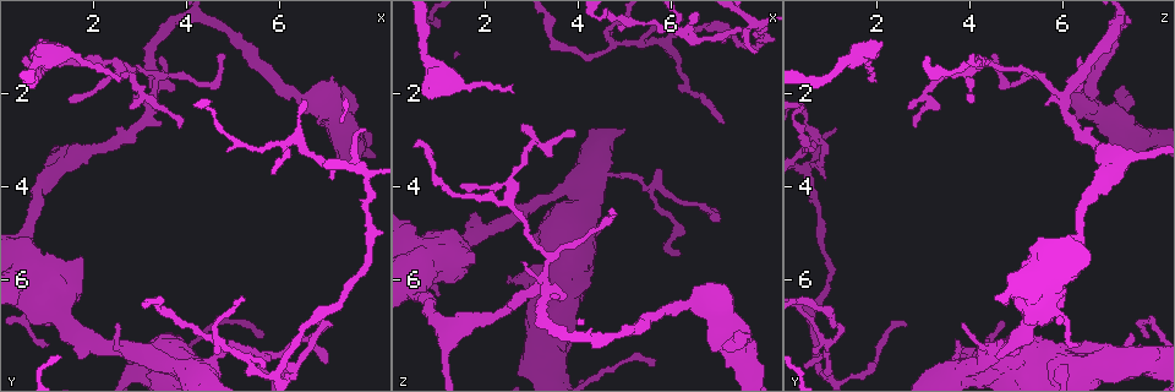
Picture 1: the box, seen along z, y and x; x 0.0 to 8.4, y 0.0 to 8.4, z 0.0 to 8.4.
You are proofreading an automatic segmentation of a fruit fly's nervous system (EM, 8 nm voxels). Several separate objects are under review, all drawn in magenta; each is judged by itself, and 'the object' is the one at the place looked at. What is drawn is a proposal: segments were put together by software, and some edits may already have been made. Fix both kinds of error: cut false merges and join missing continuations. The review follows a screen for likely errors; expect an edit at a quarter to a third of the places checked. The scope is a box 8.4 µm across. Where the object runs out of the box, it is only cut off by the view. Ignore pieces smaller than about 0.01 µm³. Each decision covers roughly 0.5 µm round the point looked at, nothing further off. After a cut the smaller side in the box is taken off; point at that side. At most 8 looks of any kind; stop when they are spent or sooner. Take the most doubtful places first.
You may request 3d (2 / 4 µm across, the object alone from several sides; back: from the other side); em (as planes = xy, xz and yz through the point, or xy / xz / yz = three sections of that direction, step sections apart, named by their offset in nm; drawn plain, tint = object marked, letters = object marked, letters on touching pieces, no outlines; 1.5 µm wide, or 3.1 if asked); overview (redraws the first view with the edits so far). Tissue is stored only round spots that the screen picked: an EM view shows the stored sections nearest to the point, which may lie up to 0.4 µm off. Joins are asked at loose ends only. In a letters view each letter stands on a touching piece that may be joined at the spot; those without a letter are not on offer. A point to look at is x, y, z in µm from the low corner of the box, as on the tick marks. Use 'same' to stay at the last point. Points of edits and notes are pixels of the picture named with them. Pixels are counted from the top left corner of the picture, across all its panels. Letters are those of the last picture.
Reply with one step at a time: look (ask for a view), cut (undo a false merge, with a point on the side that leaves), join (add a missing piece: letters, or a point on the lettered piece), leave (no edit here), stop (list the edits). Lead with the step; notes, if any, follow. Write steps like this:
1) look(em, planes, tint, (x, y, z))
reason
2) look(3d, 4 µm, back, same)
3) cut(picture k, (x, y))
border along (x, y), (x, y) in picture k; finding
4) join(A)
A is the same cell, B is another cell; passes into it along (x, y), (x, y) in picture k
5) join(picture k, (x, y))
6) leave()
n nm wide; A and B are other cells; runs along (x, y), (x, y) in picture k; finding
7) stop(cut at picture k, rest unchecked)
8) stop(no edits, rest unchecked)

look(em, planes, plain, (0.90, 0.90, 2.10))
branch stops here

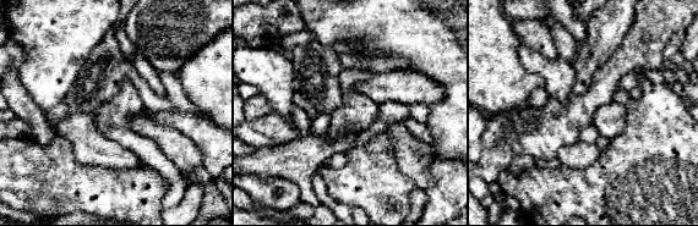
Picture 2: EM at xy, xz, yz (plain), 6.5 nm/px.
look(em, planes, letters, same)

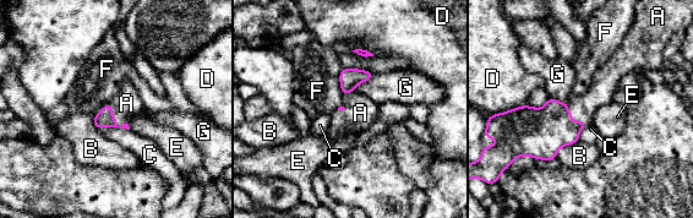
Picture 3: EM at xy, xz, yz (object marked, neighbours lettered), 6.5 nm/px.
join(A)
A is the same cell, B, C, D, E, F and G are other cells; passes into it along (540, 132), (572, 121), (598, 93) in picture 3; the neuron continues

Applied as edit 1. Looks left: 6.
look(3d, 4 µm, (4.50, 7.75, 3.70))
branch point

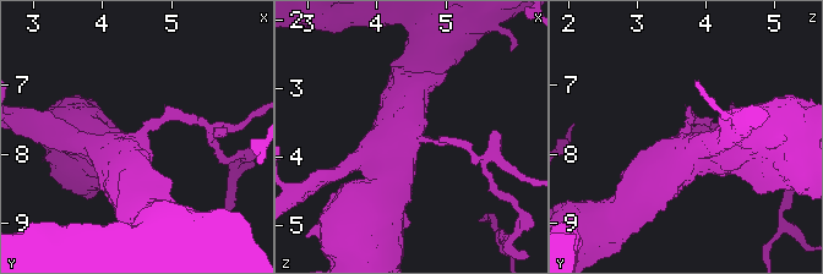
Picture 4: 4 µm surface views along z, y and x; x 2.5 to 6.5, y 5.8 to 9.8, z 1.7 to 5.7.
look(em, planes, letters, (4.55, 7.75, 3.70))
3 arms; shape alone is not enough

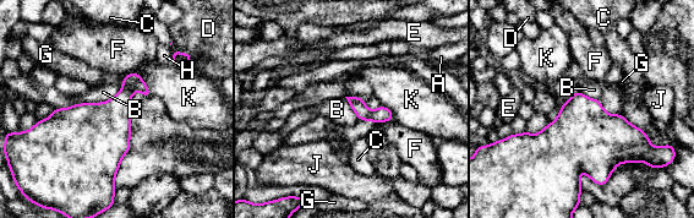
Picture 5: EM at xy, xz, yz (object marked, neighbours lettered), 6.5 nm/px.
leave()
A, B, C, D, E, F, G, H, J and K are other cells; border along (123, 83), (109, 99), (78, 104) in picture 5; one neuron here

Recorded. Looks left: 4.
look(3d, 4 µm, (7.00, 6.95, 4.70))
tapers out

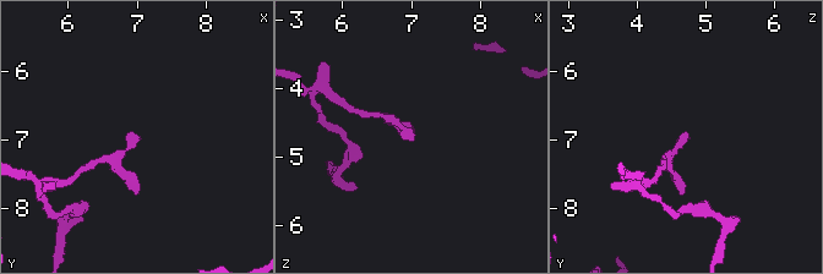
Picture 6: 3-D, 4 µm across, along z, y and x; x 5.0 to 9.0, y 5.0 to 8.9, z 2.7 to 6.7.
look(em, xy, step 8, tint, (7.00, 6.95, 4.70))
shape alone is not enough

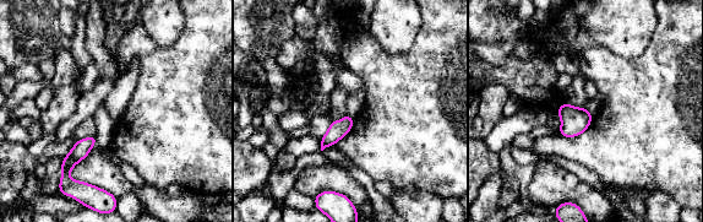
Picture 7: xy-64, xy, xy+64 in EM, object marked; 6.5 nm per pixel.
look(em, yz, step 8, letters, same)
another direction

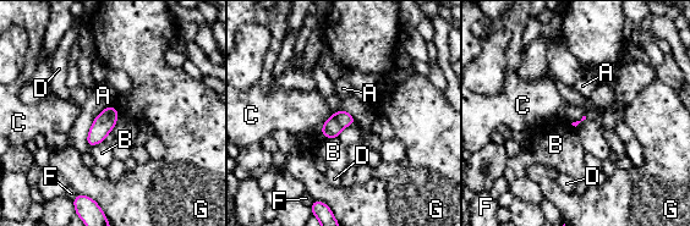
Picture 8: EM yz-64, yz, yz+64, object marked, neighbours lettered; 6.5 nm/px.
leave()
A, B, C, D, F and G are other cells; border along (111, 104), (94, 119), (88, 147) in picture 8; none of them fits

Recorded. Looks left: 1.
stop(join at picture 3, rest unchecked)

